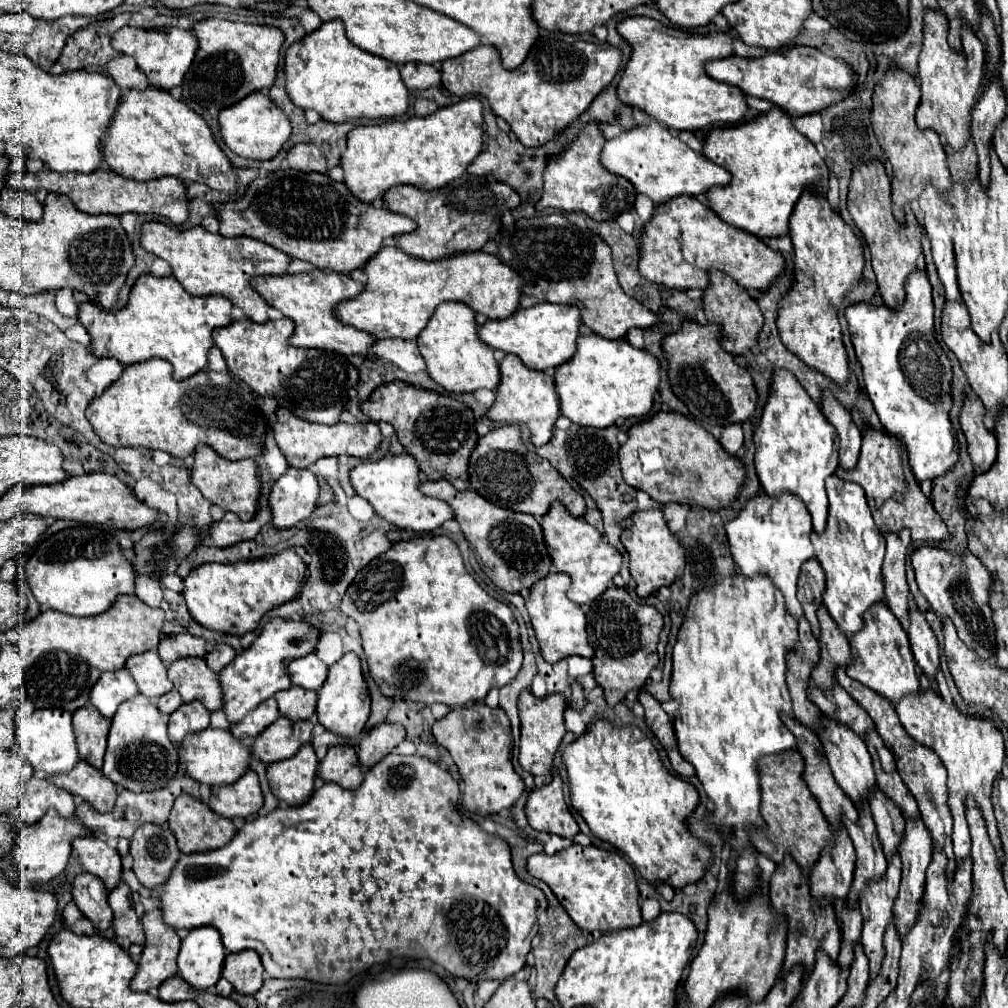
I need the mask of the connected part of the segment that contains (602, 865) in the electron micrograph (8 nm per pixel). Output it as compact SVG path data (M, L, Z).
M573 843L571 847L553 855L531 855L531 859L527 859L527 871L551 887L559 903L581 929L619 931L643 923L635 873L631 865L615 851Z

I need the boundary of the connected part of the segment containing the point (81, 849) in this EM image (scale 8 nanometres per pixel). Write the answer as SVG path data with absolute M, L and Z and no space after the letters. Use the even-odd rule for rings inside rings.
M89 835L89 837L81 837L73 841L73 851L79 855L79 861L83 865L83 869L87 873L97 875L107 889L113 889L119 881L121 881L121 855L117 849L111 849L101 837L97 835Z

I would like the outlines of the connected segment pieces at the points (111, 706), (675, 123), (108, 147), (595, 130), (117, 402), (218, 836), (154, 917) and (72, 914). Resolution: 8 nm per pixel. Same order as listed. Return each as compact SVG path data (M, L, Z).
M125 669L113 671L113 673L103 673L99 683L91 689L91 705L99 709L99 713L107 719L111 719L117 711L117 707L139 695L135 681L131 679L131 673Z
M627 17L617 31L631 43L633 55L623 71L617 95L623 103L637 107L675 131L695 131L711 125L741 123L749 111L743 91L729 83L715 81L705 73L707 61L735 55L731 33L690 34L671 29L651 17Z
M157 87L129 91L123 97L103 137L103 155L115 173L135 181L177 177L185 183L205 183L211 189L237 195L235 167L215 141L205 119L183 101L175 101L169 91Z
M589 123L583 127L575 143L561 153L561 157L553 157L545 169L545 185L543 197L537 203L537 209L553 207L561 211L583 211L593 221L613 221L625 211L633 211L637 191L629 179L621 175L613 175L601 163L601 151L605 145L603 131L597 123Z
M163 359L127 365L123 375L87 407L87 419L97 435L109 445L161 449L181 459L193 455L201 443L231 461L263 453L261 437L271 427L259 407L259 397L243 381L211 369L185 381L173 379L171 373L171 363Z
M181 795L175 801L175 805L171 809L171 817L169 817L169 829L175 833L181 853L197 853L197 851L217 849L217 847L225 845L227 839L231 839L237 833L237 827L233 825L231 819L217 815L201 799L195 799L191 795Z
M147 911L141 919L145 929L145 945L139 961L139 971L131 981L133 991L157 989L165 979L177 975L177 953L181 947L179 935L161 919L161 911Z
M67 903L65 909L63 909L63 921L65 921L65 925L73 925L79 919L81 919L81 913L77 911L77 905L75 903Z

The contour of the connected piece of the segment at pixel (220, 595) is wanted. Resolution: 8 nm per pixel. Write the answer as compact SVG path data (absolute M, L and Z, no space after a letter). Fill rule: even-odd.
M285 549L285 551L277 553L277 555L267 555L267 557L261 557L261 559L237 561L237 563L227 563L227 565L225 565L225 563L205 563L205 565L195 567L195 569L185 577L183 597L185 597L185 603L187 603L187 607L189 607L191 617L193 617L201 627L207 627L207 625L223 625L223 627L209 627L209 629L241 637L241 635L253 631L253 629L259 625L261 617L263 617L269 609L279 607L279 605L291 601L293 597L297 597L297 593L301 591L305 573L307 573L307 567L305 567L305 563L301 561L301 557L299 557L293 549Z

